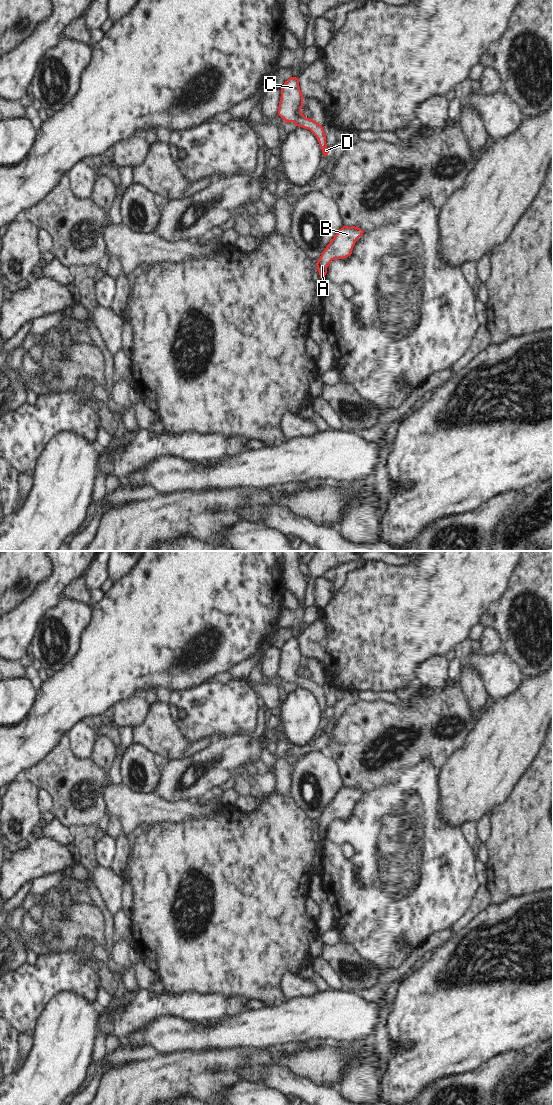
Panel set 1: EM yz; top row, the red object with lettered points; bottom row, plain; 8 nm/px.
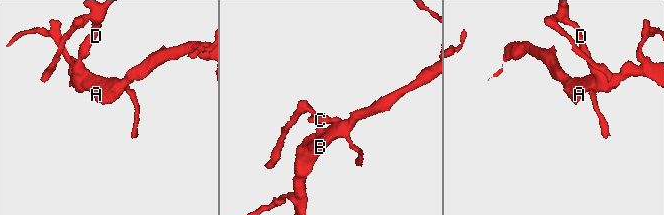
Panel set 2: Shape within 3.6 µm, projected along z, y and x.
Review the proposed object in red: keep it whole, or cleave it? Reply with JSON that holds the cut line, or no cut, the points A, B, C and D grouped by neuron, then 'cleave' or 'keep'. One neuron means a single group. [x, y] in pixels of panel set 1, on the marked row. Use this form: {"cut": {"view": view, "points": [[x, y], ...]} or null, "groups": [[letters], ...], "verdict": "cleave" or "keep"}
{"cut": null, "groups": [["A", "B", "C", "D"]], "verdict": "keep"}

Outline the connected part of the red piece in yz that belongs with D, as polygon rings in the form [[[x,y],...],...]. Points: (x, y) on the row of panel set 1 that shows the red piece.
[[[291,77],[281,88],[278,115],[285,123],[294,122],[296,126],[309,129],[318,139],[324,157],[329,153],[323,127],[313,119],[306,118],[301,112],[303,95],[299,87],[299,79]]]

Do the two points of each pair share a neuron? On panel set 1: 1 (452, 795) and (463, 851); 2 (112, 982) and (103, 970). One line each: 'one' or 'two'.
1: two
2: one

